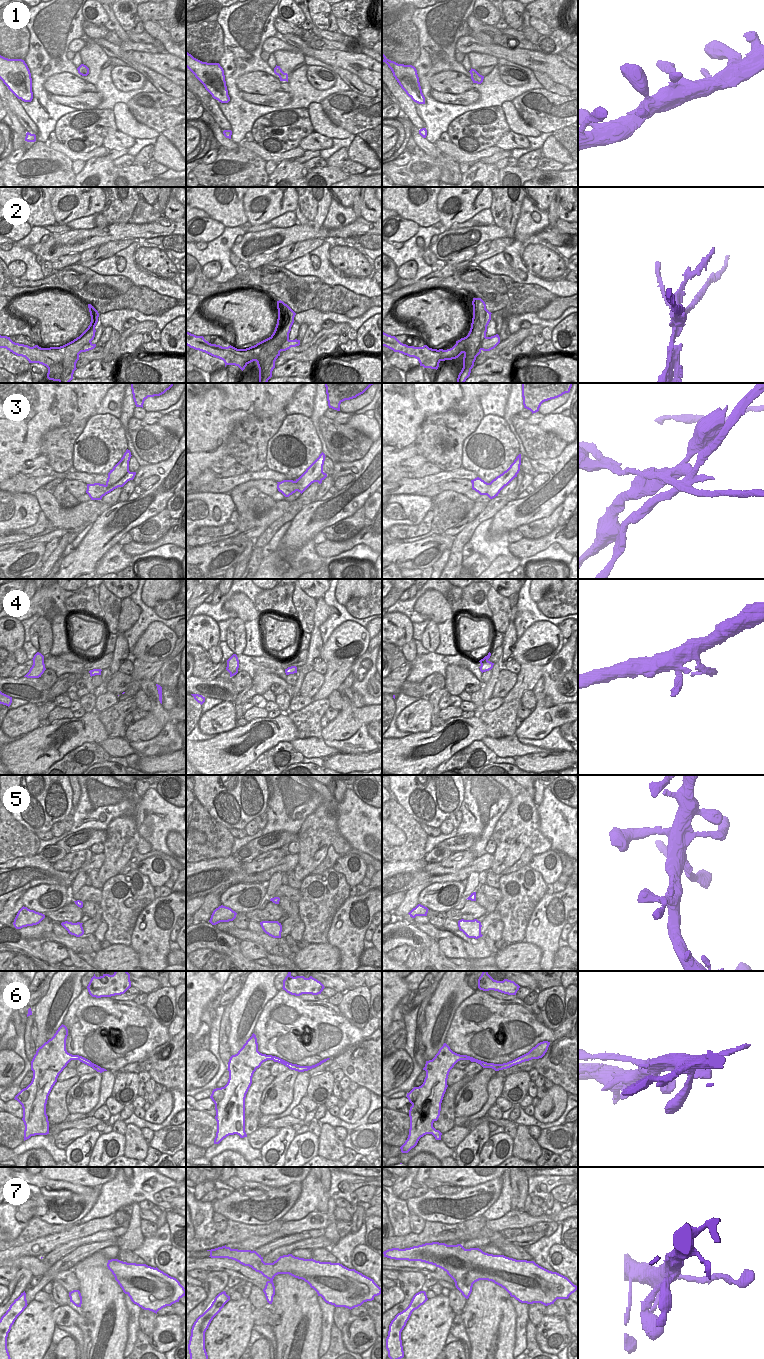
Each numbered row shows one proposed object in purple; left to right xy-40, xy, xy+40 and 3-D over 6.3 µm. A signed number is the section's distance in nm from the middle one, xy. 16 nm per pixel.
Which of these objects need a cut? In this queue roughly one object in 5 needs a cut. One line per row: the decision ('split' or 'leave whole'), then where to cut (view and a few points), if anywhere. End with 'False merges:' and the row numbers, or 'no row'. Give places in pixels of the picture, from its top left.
1: leave whole; cut none
2: split; cut xy (288, 338), (280, 350)
3: split; cut xy+40 (490, 483), (486, 494)
4: leave whole; cut none
5: leave whole; cut none
6: leave whole; cut none
7: leave whole; cut none
False merges: 2, 3

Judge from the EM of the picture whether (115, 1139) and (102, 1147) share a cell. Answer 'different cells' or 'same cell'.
same cell

